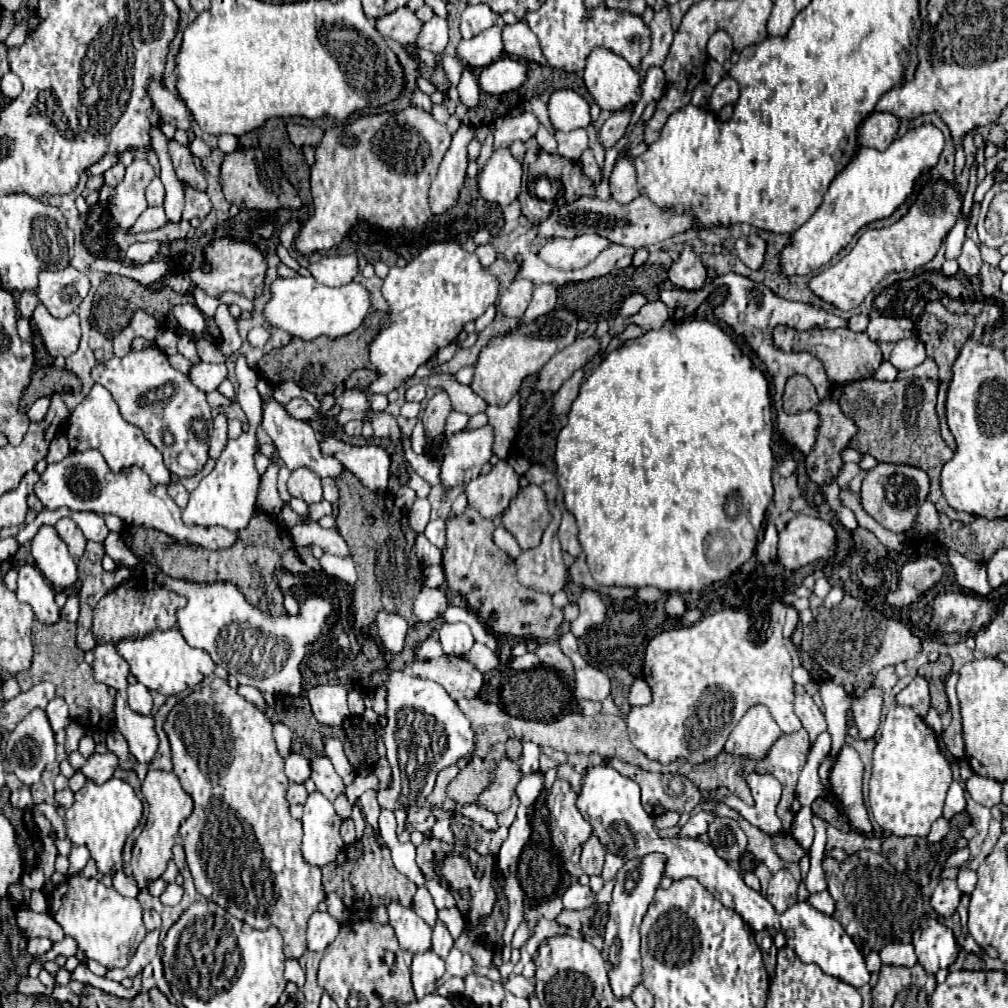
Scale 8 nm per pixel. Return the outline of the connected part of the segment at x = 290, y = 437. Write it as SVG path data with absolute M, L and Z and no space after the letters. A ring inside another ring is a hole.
M260 378L257 384L257 390L259 390L259 396L263 400L263 420L261 420L261 426L263 430L271 436L273 444L277 446L277 454L279 458L283 460L283 464L289 468L289 470L295 470L295 468L301 468L301 466L307 466L311 468L319 478L325 478L325 476L331 476L331 478L337 478L343 470L341 462L335 460L333 456L325 456L319 452L319 444L317 444L317 434L315 430L303 422L303 420L295 420L293 416L287 416L287 410L283 408L283 404L279 404L275 398L273 398L273 386L265 380Z

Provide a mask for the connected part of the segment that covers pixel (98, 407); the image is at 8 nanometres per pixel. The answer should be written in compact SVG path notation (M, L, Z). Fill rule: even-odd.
M95 384L91 392L85 396L85 400L73 410L67 426L67 440L71 452L87 448L99 450L113 472L119 472L121 468L127 466L139 466L151 478L153 484L169 484L171 472L165 468L161 452L143 436L143 432L137 426L121 418L113 396L101 384Z

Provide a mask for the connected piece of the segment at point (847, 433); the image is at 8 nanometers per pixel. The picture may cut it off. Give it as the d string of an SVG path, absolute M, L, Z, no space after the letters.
M831 398L819 402L815 410L821 416L821 428L817 434L817 444L813 452L807 456L805 466L807 474L813 482L823 484L829 478L835 478L841 466L839 452L849 446L851 436L857 432L853 420L849 420L837 402Z

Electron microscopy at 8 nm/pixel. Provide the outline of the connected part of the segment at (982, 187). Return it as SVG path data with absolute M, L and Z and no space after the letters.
M997 172L987 174L987 176L985 176L985 180L983 180L983 182L977 186L977 190L975 190L975 198L973 198L973 202L975 202L975 204L979 204L979 202L983 200L985 192L987 192L987 190L993 186L993 182L995 182L995 174L997 174Z

